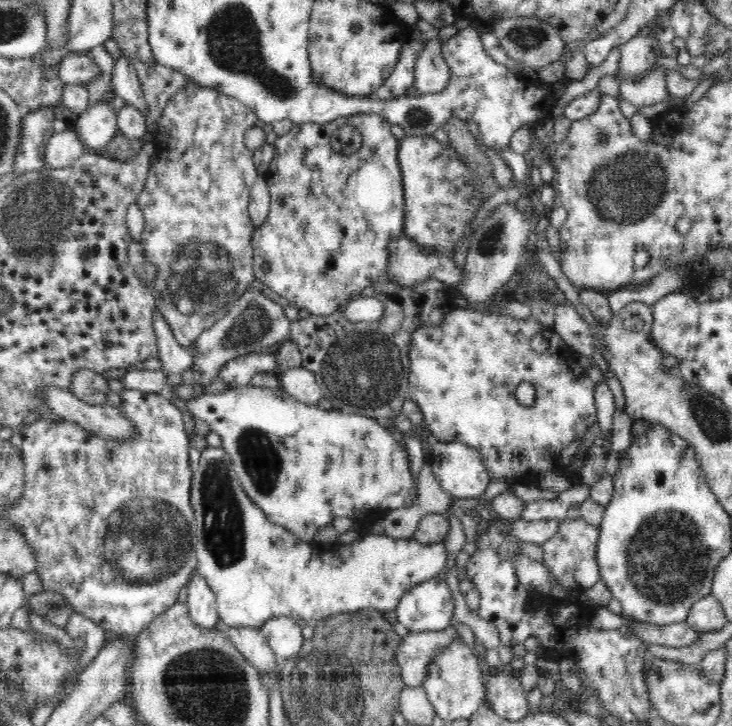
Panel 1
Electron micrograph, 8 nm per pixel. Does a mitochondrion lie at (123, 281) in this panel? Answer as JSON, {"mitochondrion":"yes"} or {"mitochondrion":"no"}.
{"mitochondrion":"no"}

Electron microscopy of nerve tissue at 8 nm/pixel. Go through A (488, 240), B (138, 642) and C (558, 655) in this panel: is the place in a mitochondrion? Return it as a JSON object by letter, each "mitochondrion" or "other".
{"A":"mitochondrion","B":"other","C":"other"}

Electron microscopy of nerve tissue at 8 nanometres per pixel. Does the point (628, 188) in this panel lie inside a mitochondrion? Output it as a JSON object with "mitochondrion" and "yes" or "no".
{"mitochondrion":"yes"}

